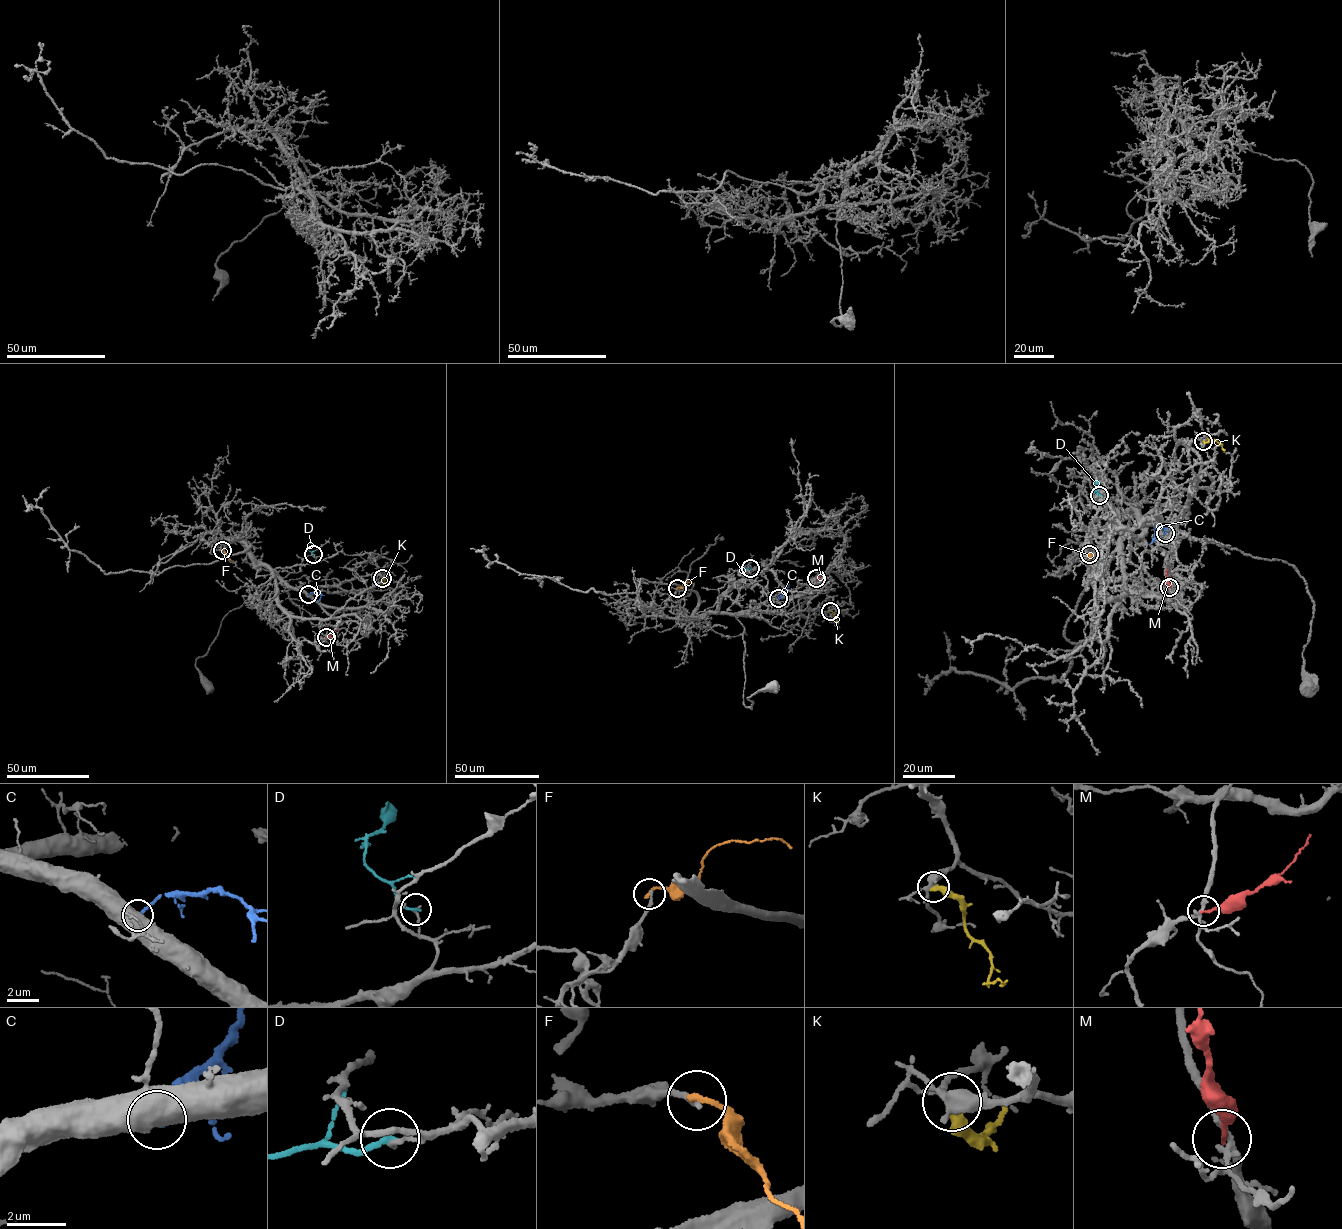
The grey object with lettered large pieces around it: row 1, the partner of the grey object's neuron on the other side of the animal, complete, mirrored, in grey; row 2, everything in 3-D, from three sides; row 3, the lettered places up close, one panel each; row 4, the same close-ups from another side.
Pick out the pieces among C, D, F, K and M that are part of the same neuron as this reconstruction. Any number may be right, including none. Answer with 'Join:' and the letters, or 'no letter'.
Join: no letter

